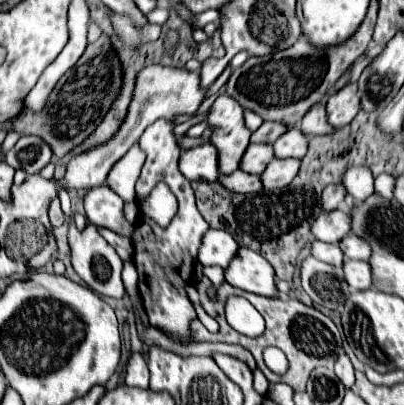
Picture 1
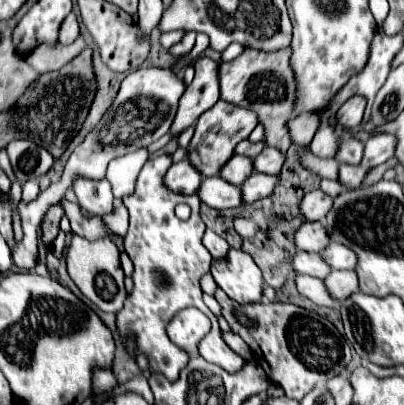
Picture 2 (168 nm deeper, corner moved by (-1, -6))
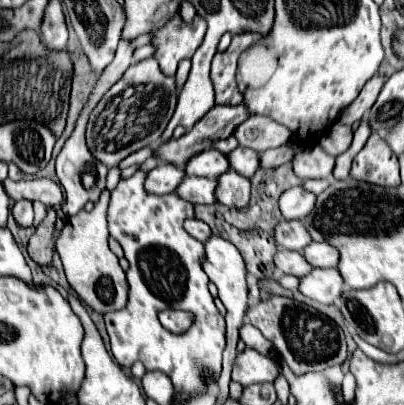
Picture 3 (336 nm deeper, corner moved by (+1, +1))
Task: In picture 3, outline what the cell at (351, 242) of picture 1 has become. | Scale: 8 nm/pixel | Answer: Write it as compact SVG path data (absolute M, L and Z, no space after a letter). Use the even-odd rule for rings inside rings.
M312 242L304 248L304 256L314 268L332 268L340 260L338 248L334 248L328 242Z

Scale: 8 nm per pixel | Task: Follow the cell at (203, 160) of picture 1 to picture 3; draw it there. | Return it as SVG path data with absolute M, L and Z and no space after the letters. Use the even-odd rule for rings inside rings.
M160 162L146 176L146 188L152 194L170 194L170 192L176 192L176 188L184 180L184 176L186 176L184 168L174 168L168 162Z

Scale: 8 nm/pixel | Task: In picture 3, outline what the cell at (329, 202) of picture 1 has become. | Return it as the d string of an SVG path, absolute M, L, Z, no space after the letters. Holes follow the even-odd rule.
M302 186L290 188L280 196L280 210L286 220L304 220L316 204L316 196Z

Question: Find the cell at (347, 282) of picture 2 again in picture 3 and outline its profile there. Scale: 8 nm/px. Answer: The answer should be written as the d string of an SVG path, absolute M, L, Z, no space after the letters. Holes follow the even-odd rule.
M314 268L300 280L300 292L320 304L332 304L342 294L344 280L336 268Z

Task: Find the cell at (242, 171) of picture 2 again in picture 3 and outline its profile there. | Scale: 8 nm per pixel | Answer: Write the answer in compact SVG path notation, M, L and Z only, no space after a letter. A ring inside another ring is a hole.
M210 148L210 150L196 154L192 160L188 160L184 170L188 176L216 178L216 176L222 176L226 170L230 170L230 164L228 164L226 154L218 152L216 148Z

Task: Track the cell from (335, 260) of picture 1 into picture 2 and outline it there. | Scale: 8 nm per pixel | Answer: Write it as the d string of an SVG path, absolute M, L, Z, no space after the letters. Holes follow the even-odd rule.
M298 251L292 259L292 269L296 275L312 275L318 279L324 279L330 273L330 267L322 261L320 255L316 253L306 253Z

